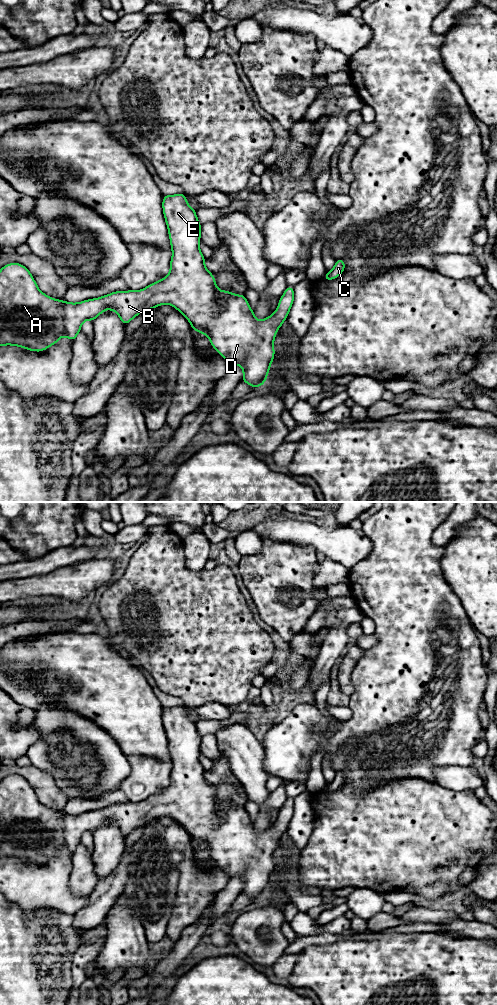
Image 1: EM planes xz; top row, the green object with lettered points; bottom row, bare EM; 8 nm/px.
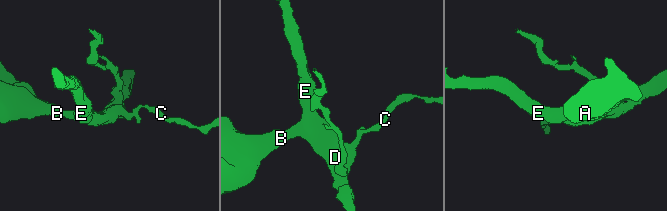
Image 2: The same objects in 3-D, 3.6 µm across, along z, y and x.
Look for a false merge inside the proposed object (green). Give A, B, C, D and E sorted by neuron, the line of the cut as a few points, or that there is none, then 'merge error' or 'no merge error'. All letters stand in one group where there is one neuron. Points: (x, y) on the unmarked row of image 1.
A B C D E; no cut; no merge error

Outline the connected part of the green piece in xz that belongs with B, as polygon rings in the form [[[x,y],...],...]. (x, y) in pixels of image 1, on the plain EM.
[[[186,706],[163,708],[163,726],[168,739],[168,745],[173,767],[170,774],[169,786],[139,803],[116,803],[108,807],[85,812],[79,815],[70,815],[58,812],[42,805],[29,782],[19,775],[10,775],[0,781],[0,858],[13,857],[26,860],[30,863],[44,863],[54,857],[62,848],[66,848],[72,854],[81,843],[82,835],[85,832],[92,834],[105,822],[115,823],[121,834],[127,837],[140,825],[155,821],[162,816],[169,816],[180,823],[190,834],[193,843],[199,843],[206,847],[212,859],[225,870],[231,877],[240,877],[243,881],[242,894],[245,894],[255,901],[265,896],[269,885],[271,874],[274,872],[274,851],[277,842],[286,833],[288,825],[294,813],[294,801],[287,798],[284,806],[279,812],[276,823],[269,829],[259,833],[253,822],[250,820],[245,807],[232,806],[230,803],[220,803],[216,797],[215,790],[205,780],[205,770],[202,767],[200,756],[201,736],[197,731],[196,722],[190,719],[186,713]]]

